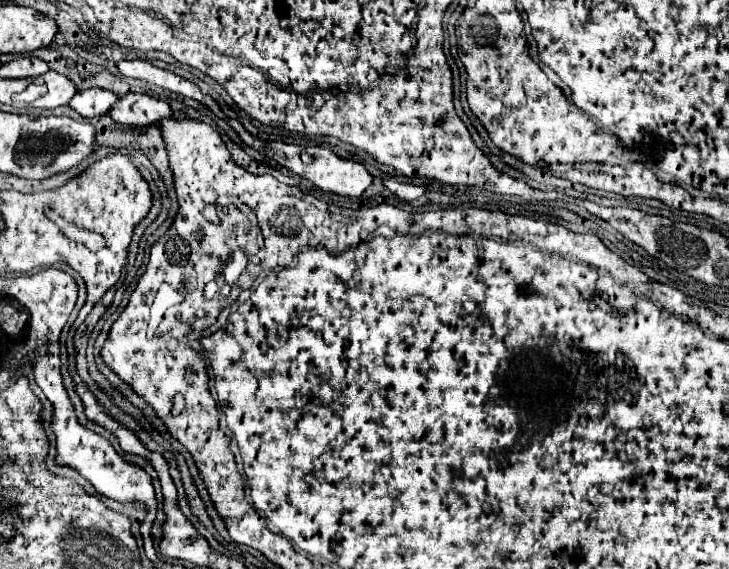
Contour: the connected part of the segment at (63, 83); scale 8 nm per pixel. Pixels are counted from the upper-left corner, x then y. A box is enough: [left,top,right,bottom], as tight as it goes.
[32,72,76,110]

